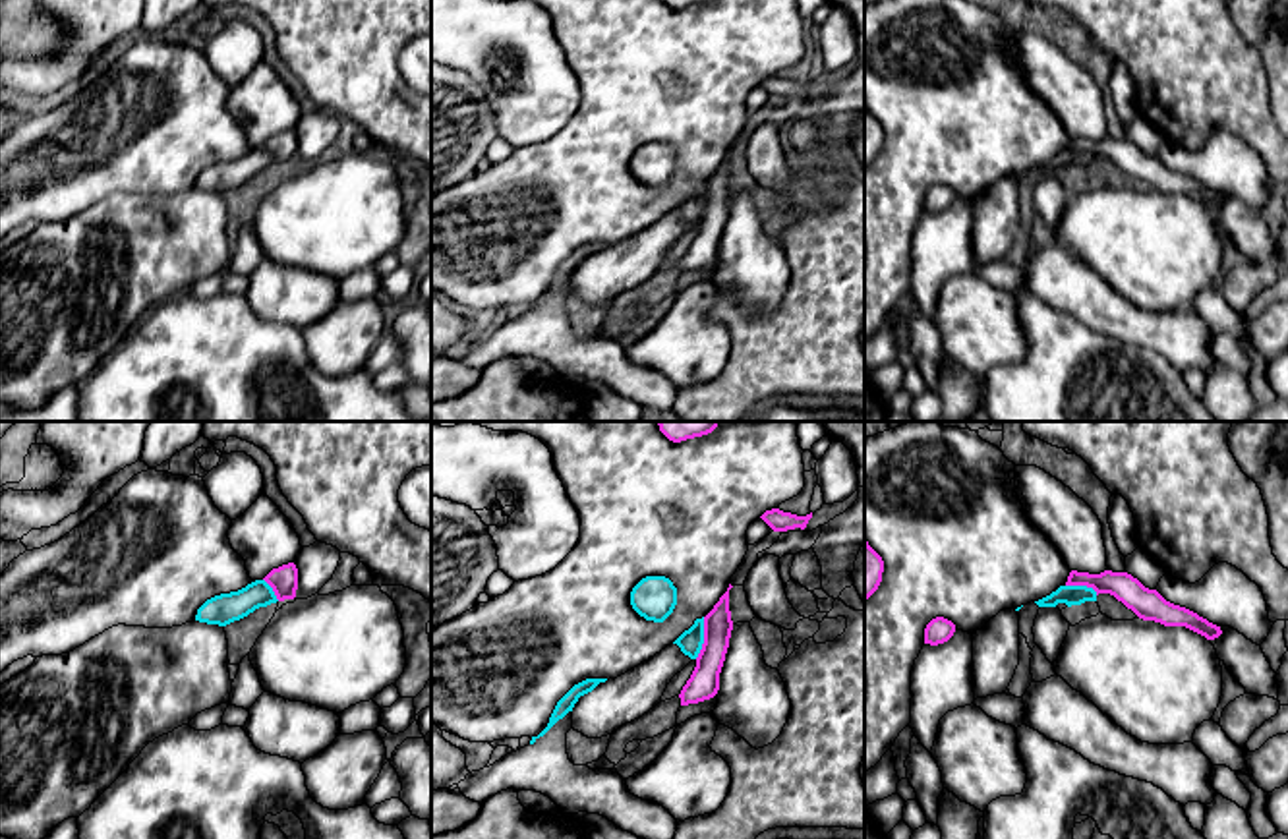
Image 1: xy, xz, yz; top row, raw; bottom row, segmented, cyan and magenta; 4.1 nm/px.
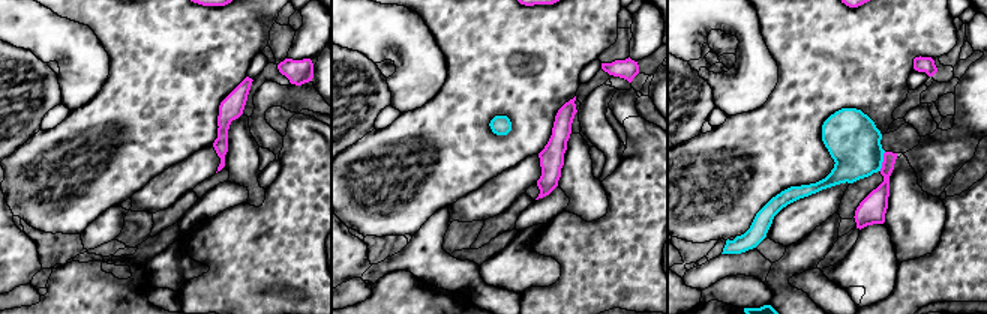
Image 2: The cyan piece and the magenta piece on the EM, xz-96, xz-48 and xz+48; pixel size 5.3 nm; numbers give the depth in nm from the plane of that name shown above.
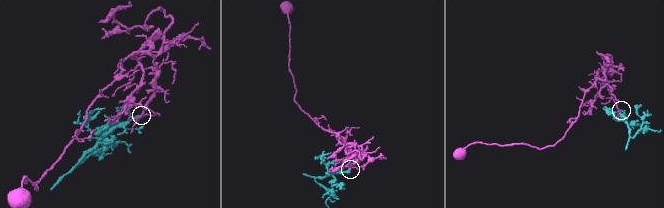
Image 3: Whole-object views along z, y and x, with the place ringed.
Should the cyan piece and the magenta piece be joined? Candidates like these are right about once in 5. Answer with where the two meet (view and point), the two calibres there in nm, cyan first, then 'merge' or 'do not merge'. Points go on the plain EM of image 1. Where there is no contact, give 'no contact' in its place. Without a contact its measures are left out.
meets cyan in xz at (702, 205); 100 nm thick on the cyan side, 130 nm on the other; do not merge

